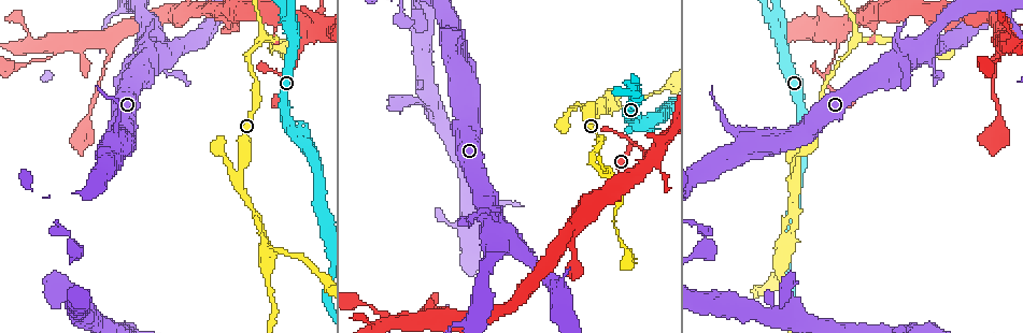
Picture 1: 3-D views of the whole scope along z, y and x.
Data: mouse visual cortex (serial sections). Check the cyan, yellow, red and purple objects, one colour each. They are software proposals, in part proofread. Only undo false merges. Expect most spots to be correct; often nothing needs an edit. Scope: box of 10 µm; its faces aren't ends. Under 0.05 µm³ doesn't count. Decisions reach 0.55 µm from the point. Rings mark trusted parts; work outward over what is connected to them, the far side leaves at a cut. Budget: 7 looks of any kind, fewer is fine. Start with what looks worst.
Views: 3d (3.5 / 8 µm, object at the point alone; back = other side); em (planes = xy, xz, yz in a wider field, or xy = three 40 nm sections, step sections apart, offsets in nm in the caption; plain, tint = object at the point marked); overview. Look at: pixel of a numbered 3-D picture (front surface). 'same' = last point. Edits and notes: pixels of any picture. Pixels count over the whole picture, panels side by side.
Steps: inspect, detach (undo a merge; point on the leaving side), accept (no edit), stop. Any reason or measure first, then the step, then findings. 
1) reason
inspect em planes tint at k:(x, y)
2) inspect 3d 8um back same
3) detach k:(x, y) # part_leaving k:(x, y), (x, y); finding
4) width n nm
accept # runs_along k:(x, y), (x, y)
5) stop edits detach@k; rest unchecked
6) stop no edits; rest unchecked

side arm on a straight run
inspect 3d 8um at 1:(792, 168)

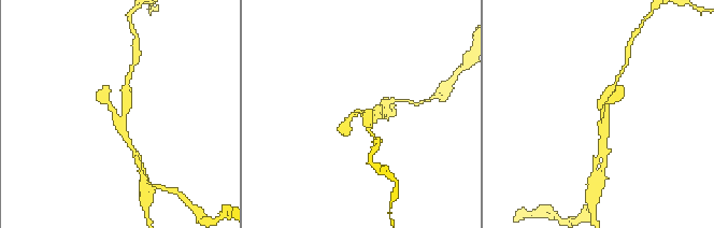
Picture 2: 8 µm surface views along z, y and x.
arms 3; arm_widths 150, 150, 250 nm
inspect em planes tint same

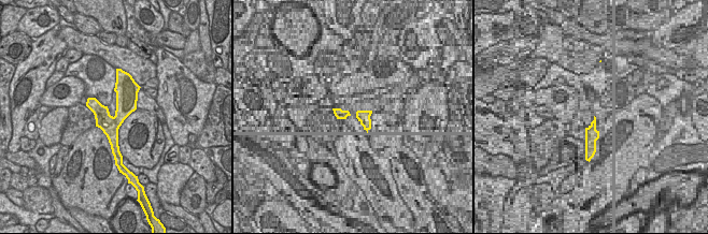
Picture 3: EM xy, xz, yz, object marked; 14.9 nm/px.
width 300 nm
detach 2:(105, 100) # part_leaving 2:(122, 119), (119, 130), (139, 159); a second cell is stuck on

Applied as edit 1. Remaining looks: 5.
branch point
inspect em xy step 2 tint at 1:(288, 19)

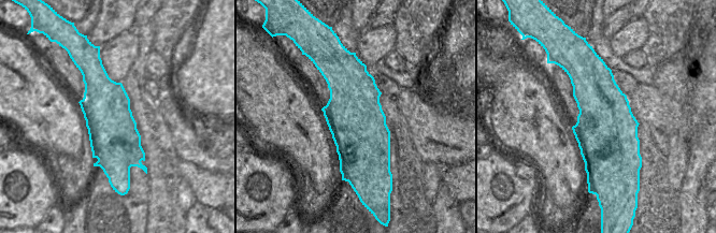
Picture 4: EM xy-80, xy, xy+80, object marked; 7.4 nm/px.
wider look
inspect 3d 3.5um same

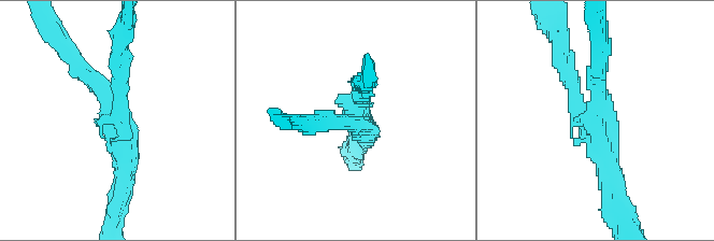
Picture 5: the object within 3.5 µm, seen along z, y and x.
arm_widths 200, 250, 300 nm
detach 5:(125, 73) # part_leaving 5:(585, 117), (574, 87), (560, 78); two cells meet here

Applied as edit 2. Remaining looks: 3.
stop edits detach@2, detach@5; rest unchecked

